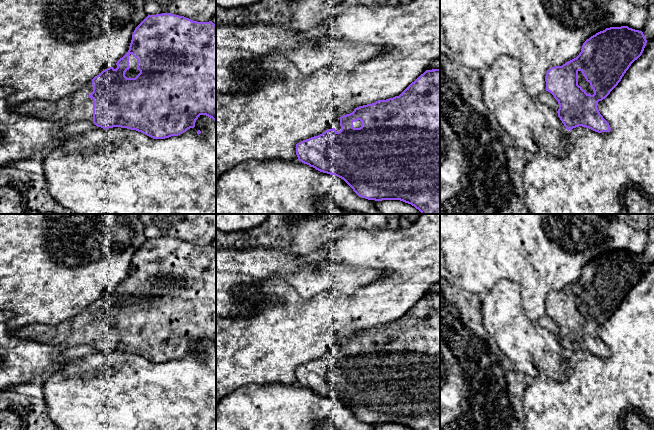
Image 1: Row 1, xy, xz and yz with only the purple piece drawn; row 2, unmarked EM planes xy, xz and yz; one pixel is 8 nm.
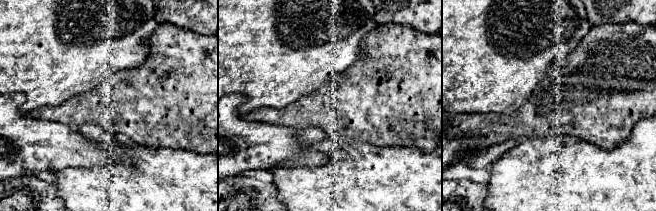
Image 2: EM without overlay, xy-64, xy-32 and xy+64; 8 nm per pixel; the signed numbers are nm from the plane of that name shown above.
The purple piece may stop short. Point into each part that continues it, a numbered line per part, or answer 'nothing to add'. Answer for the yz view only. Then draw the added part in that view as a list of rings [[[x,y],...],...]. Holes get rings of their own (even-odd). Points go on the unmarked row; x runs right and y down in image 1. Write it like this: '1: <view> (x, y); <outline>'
1: yz (582, 306); [[[578,295],[578,309],[581,310],[587,318],[594,318],[594,315],[591,312],[590,307],[586,305],[585,301],[582,298],[582,295]]]

